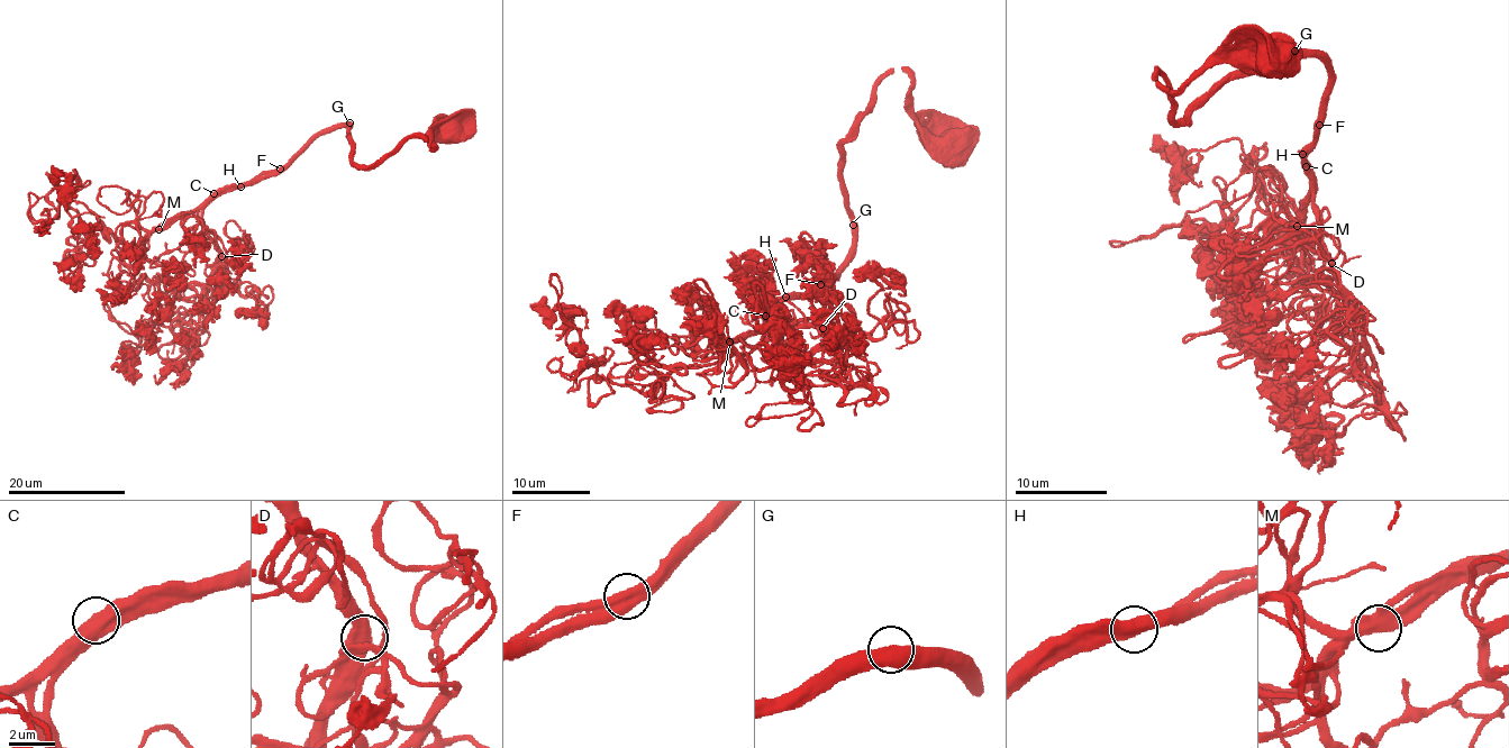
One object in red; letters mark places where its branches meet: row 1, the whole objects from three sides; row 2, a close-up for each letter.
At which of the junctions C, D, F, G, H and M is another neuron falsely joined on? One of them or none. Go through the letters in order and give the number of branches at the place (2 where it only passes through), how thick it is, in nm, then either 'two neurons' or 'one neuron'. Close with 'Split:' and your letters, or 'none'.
C: 2 | 600 nm | one neuron
D: 2 | 550 nm | one neuron
F: 2 | 550 nm | one neuron
G: 2 | 550 nm | one neuron
H: 2 | 550 nm | one neuron
M: 2 | 600 nm | one neuron
Split: none

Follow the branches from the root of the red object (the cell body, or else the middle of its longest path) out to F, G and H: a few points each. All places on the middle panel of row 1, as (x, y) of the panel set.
F: (953, 146), (937, 145), (917, 121), (911, 75), (894, 67), (884, 75), (839, 151), (855, 246), (820, 284)
G: (953, 146), (937, 145), (917, 121), (911, 75), (894, 67), (879, 81), (856, 133), (839, 151), (853, 225)
H: (953, 146), (937, 145), (917, 121), (911, 75), (884, 75), (839, 151), (855, 246), (836, 274), (785, 297)

